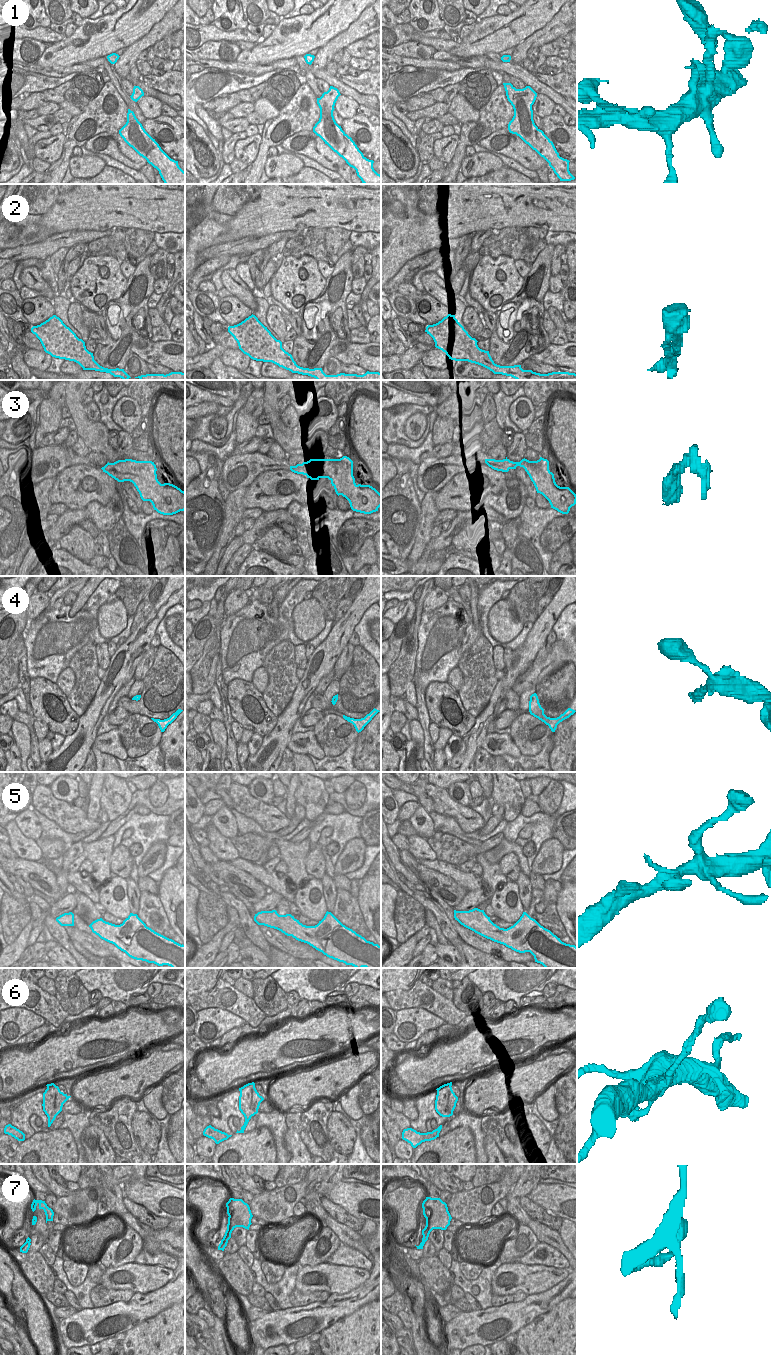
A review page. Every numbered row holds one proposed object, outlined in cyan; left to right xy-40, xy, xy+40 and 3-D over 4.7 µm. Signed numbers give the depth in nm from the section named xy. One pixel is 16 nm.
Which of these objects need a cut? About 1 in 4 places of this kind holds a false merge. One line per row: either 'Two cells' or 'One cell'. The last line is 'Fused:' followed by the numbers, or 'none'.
1: One cell
2: One cell
3: Two cells
4: One cell
5: One cell
6: One cell
7: One cell
Fused: 3

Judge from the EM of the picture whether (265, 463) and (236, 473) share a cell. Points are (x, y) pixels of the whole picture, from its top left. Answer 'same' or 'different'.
same

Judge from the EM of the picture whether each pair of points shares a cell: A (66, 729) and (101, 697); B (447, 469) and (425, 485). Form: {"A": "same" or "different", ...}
{"A": "different", "B": "same"}

